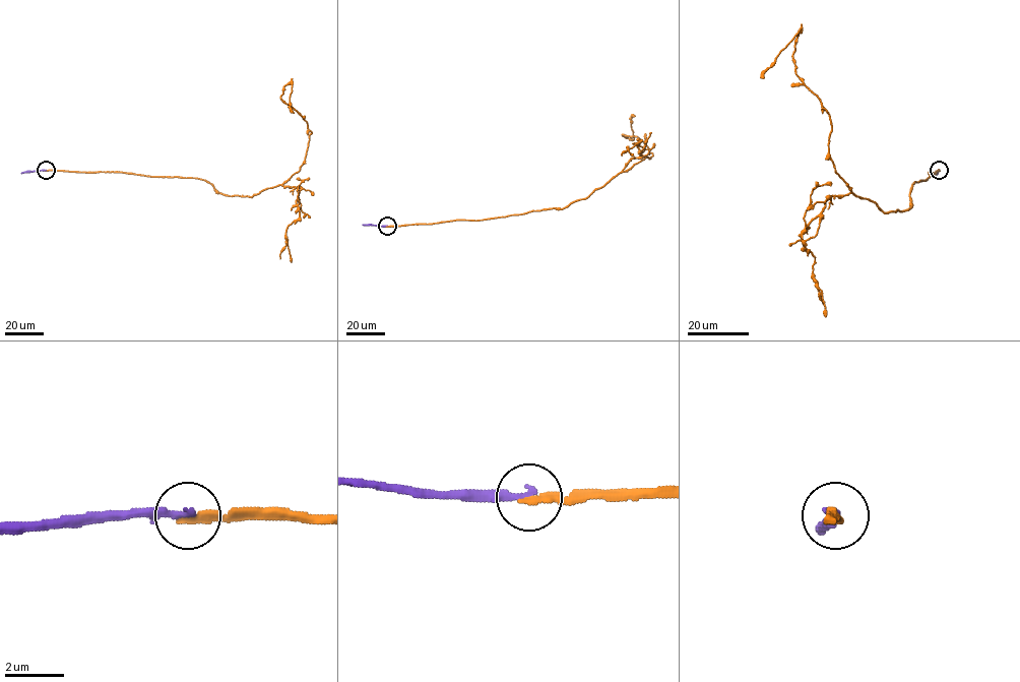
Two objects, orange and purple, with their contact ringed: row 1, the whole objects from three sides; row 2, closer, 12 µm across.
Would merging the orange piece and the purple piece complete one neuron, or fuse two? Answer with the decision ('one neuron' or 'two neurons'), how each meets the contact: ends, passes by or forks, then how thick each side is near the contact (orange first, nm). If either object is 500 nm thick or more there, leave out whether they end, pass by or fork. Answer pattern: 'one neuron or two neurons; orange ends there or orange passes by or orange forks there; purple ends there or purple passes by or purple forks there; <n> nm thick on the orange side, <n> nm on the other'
two neurons; orange ends there; purple ends there; 260 nm thick on the orange side, 240 nm on the other

